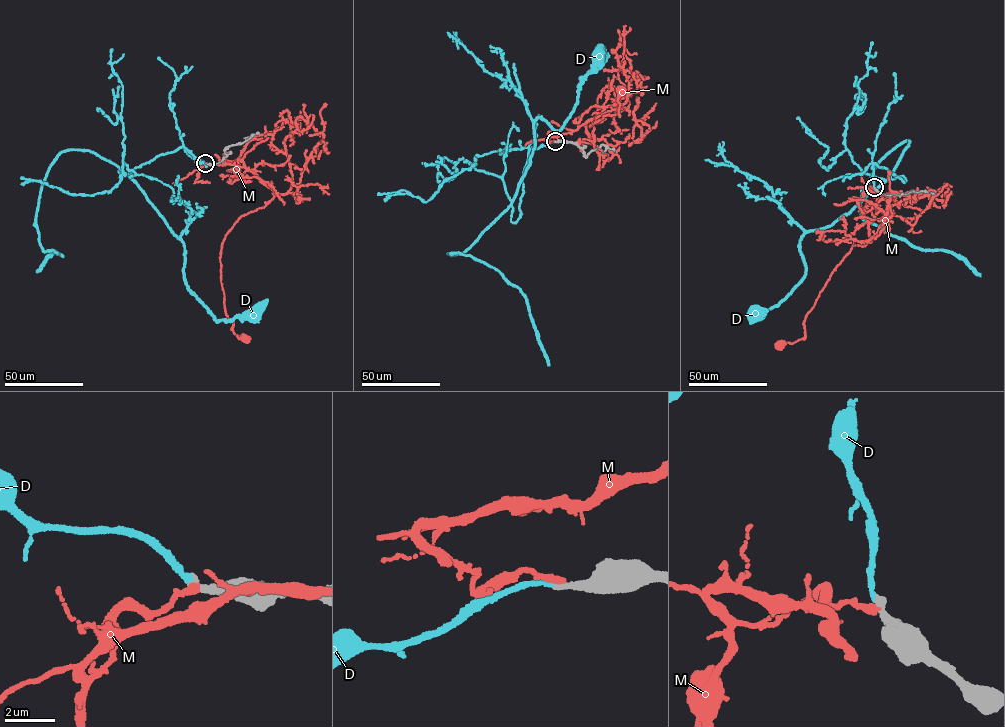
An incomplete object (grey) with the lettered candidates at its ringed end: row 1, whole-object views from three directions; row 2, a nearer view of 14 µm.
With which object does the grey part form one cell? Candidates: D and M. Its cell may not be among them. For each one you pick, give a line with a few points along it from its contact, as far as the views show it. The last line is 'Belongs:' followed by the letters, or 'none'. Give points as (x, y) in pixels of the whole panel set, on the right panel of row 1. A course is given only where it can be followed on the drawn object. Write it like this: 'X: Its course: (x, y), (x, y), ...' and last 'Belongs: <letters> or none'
D: Its course: (874, 187), (874, 163), (904, 177), (806, 231), (805, 274), (777, 305), (758, 315), (753, 309)
Belongs: D

